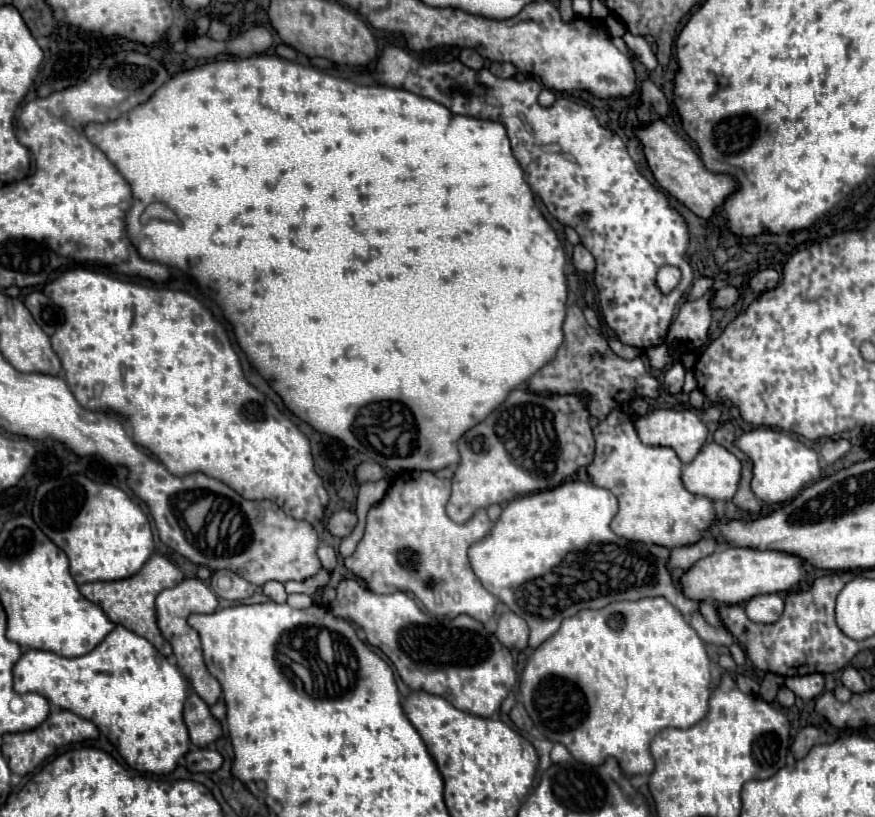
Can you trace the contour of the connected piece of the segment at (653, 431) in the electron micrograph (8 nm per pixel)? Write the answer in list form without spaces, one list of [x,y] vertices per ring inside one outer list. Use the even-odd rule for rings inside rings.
[[[693,408],[653,410],[651,414],[639,416],[635,420],[635,430],[637,430],[643,444],[673,448],[683,464],[691,462],[707,440],[707,426],[701,422],[699,413]]]

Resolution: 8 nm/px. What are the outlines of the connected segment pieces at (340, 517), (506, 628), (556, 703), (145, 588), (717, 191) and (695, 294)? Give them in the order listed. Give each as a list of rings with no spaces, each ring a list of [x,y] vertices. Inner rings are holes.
[[[337,510],[335,514],[331,514],[327,522],[327,530],[337,538],[345,538],[353,532],[355,524],[357,524],[357,518],[351,510]]]
[[[507,612],[507,614],[501,614],[501,618],[497,622],[495,636],[509,650],[525,650],[527,648],[527,638],[529,638],[529,628],[523,622],[523,618],[519,618],[513,612]]]
[[[641,598],[639,602],[611,602],[611,606],[605,606],[603,610],[581,610],[579,614],[575,614],[575,618],[567,618],[567,622],[563,622],[563,626],[551,638],[547,638],[547,642],[543,642],[527,660],[527,666],[521,676],[519,692],[521,692],[521,700],[523,700],[527,714],[531,716],[533,724],[539,728],[539,732],[547,740],[563,744],[573,754],[573,758],[581,764],[599,766],[605,762],[607,756],[613,756],[617,758],[621,770],[627,776],[631,776],[631,774],[651,774],[653,772],[653,756],[649,752],[649,744],[659,730],[669,728],[669,726],[689,728],[707,714],[709,680],[711,676],[709,676],[709,658],[707,658],[705,642],[683,620],[679,610],[675,610],[665,598]]]
[[[155,554],[153,558],[147,560],[147,564],[143,566],[143,570],[139,570],[133,578],[125,578],[125,580],[115,580],[115,582],[93,582],[93,584],[81,584],[79,592],[89,600],[95,602],[105,614],[107,618],[111,618],[113,624],[121,624],[127,626],[127,630],[139,634],[141,638],[147,638],[155,650],[159,650],[159,654],[169,656],[169,642],[161,636],[157,622],[155,622],[155,596],[165,590],[165,588],[173,588],[175,582],[179,584],[183,580],[183,572],[173,566],[167,558]]]
[[[653,120],[649,126],[635,128],[635,136],[643,146],[645,160],[653,172],[657,184],[685,208],[695,212],[701,218],[709,218],[715,208],[719,208],[727,196],[737,190],[737,182],[731,174],[713,174],[705,170],[701,158],[693,152],[693,148],[677,136],[663,120]]]
[[[699,278],[699,280],[695,280],[695,284],[691,286],[687,298],[701,298],[703,294],[707,294],[707,290],[711,288],[711,284],[713,284],[713,282],[711,282],[709,278]]]

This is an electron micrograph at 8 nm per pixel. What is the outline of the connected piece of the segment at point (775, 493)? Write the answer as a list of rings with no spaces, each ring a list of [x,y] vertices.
[[[757,428],[757,430],[745,432],[735,440],[735,446],[751,458],[753,462],[751,490],[759,500],[767,504],[793,500],[809,482],[815,482],[815,478],[819,478],[821,474],[815,450],[807,448],[803,442],[799,442],[797,438],[781,430]]]

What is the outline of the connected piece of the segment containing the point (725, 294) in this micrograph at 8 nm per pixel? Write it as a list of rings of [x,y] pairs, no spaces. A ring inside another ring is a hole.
[[[725,286],[721,290],[715,292],[715,298],[711,298],[711,308],[719,310],[719,308],[731,308],[737,300],[739,292],[733,286]]]

